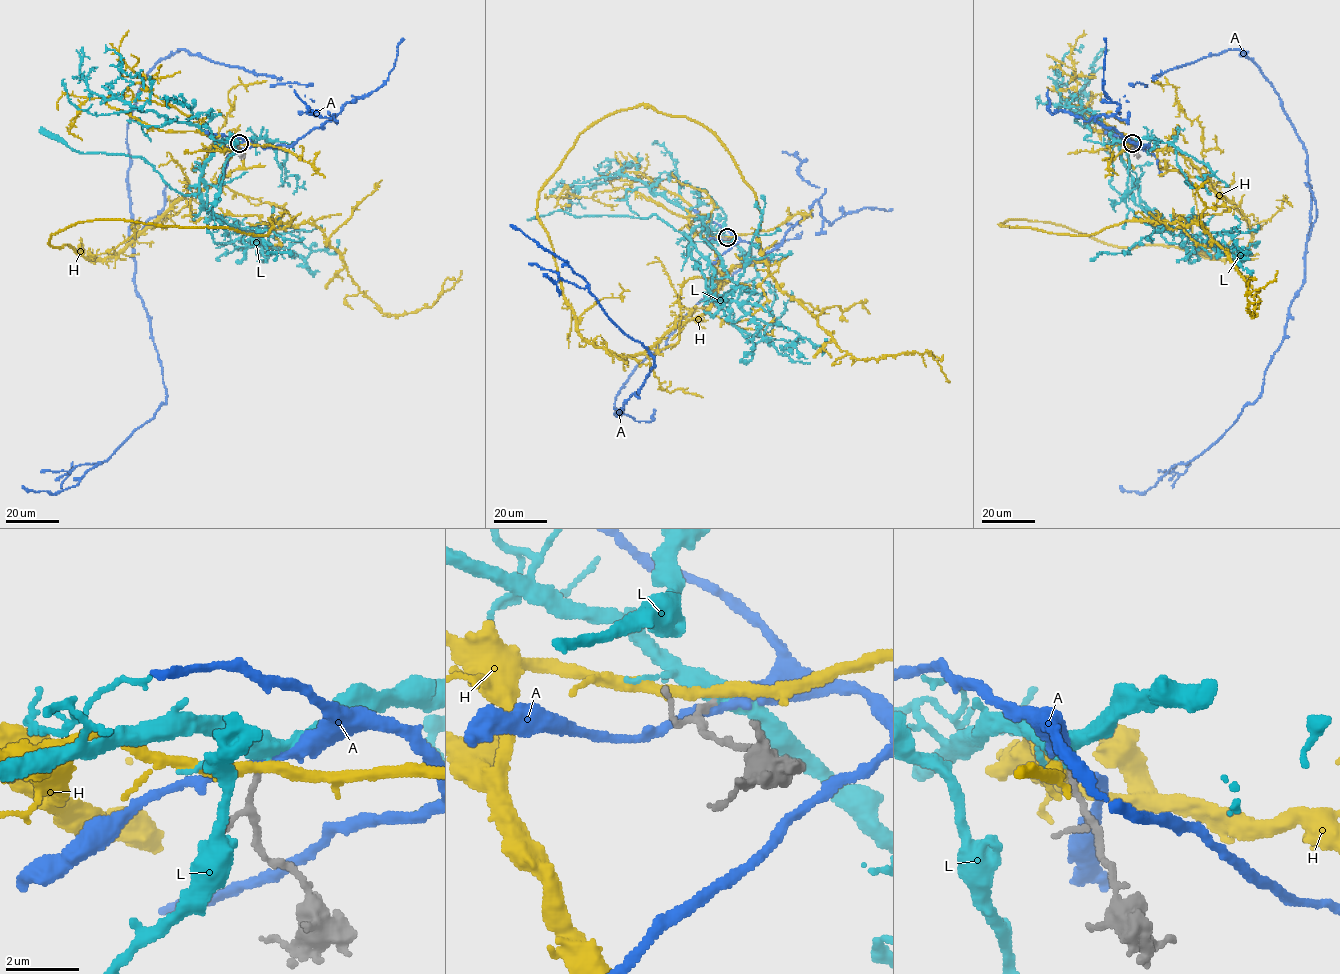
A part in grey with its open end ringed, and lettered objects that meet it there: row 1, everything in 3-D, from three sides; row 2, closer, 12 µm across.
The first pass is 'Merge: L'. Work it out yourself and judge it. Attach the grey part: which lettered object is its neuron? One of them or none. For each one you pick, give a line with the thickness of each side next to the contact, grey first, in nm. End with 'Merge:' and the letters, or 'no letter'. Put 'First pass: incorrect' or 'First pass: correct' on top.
First pass: correct
L: 150/440 nm
Merge: L

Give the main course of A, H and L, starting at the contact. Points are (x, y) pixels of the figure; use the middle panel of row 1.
A: (726, 238), (768, 252), (821, 208), (819, 233), (770, 245), (679, 321), (618, 416), (650, 352), (509, 224)
H: (727, 237), (711, 306), (616, 356), (537, 200), (604, 117), (696, 120), (780, 289), (948, 381)
L: (727, 237), (705, 224), (689, 237), (705, 286), (754, 317), (822, 347), (825, 340)

